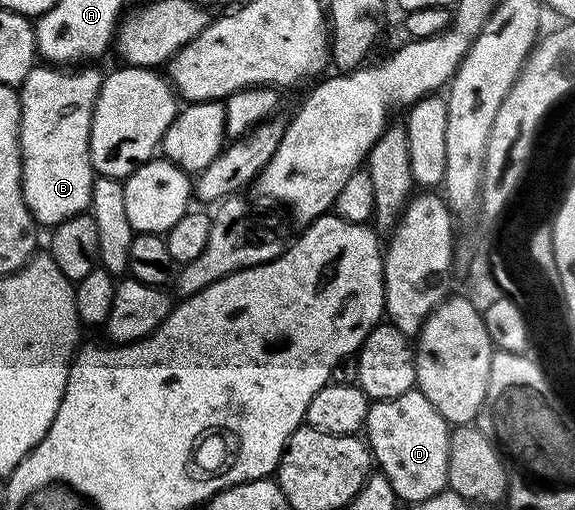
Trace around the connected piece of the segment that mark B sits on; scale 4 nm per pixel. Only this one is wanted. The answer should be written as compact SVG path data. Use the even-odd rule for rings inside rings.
M35 65L31 73L21 83L19 88L19 98L21 100L21 188L23 189L23 201L27 209L33 214L33 222L42 228L52 229L64 219L71 218L72 215L80 215L89 211L89 202L93 192L93 180L95 172L91 165L91 149L89 148L89 138L91 137L91 117L95 109L97 94L101 88L102 72L97 72L93 65L85 65L80 69L58 69L53 65Z

